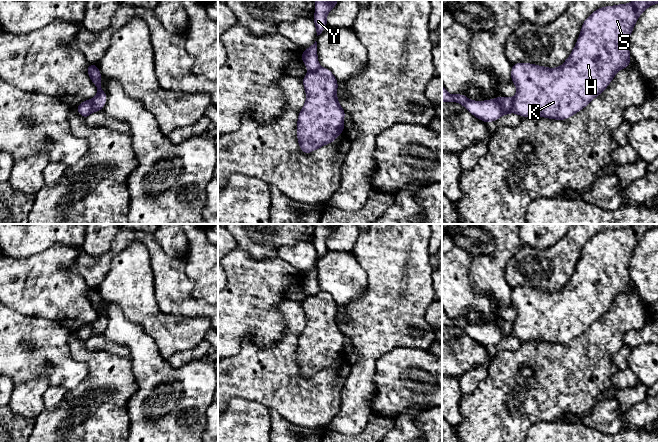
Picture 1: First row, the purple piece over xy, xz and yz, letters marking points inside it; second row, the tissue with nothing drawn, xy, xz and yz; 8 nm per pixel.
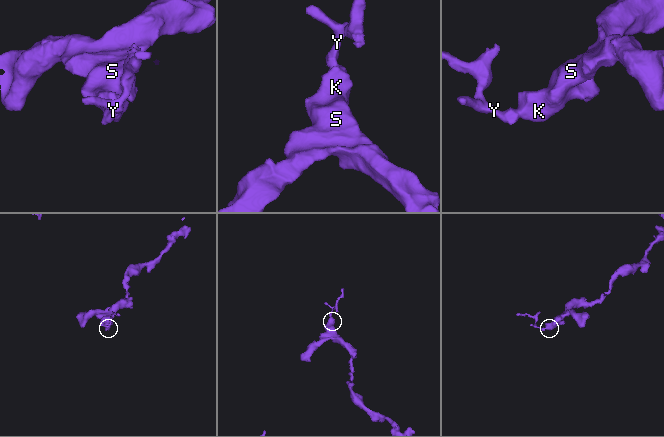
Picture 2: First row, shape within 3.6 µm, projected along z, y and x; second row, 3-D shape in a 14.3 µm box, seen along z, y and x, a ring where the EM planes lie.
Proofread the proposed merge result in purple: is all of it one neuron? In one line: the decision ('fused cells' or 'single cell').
fused cells

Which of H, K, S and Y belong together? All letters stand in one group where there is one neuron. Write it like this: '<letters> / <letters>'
H K S / Y

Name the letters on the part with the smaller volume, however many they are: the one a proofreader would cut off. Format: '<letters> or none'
Y

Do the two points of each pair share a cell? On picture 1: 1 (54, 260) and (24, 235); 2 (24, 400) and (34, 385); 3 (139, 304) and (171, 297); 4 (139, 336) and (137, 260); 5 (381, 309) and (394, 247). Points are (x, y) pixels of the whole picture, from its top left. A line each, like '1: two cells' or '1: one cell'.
1: two cells
2: one cell
3: two cells
4: two cells
5: one cell

